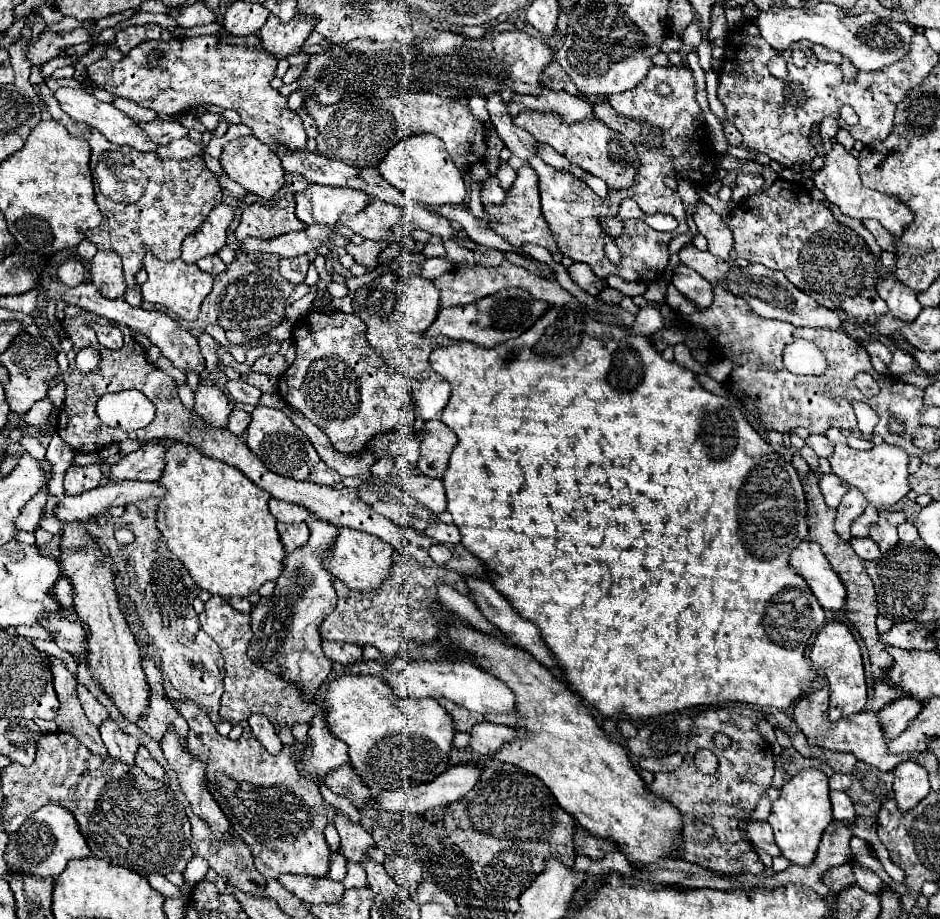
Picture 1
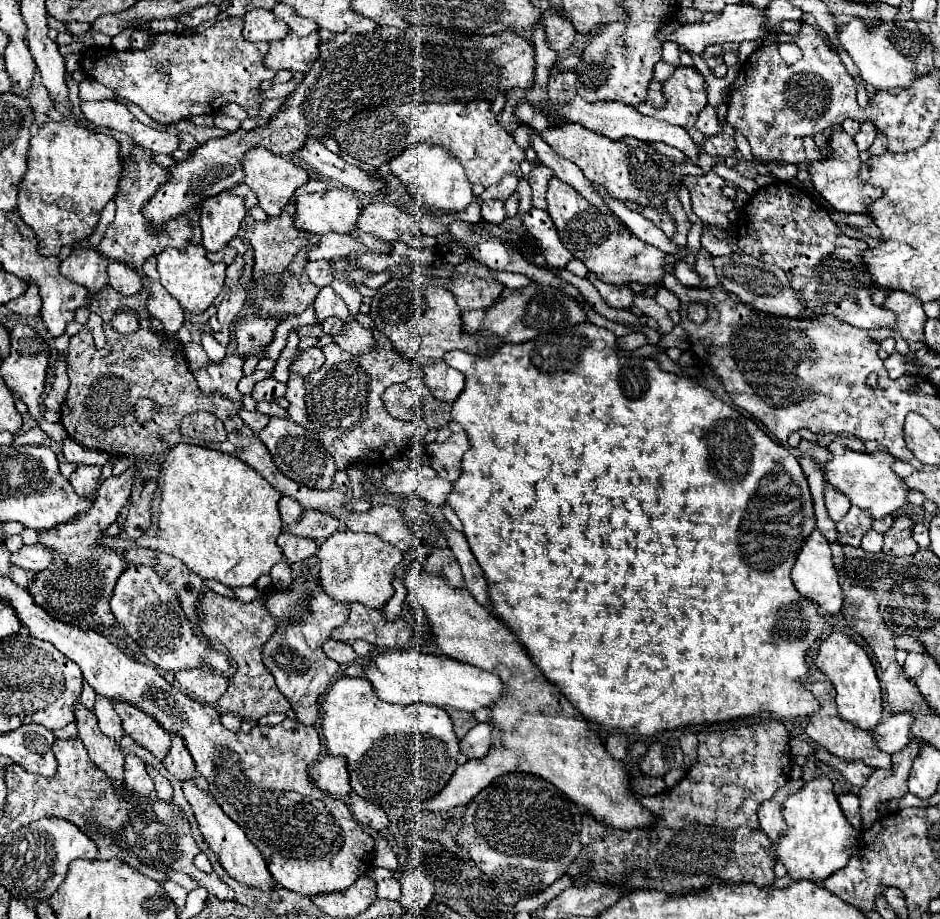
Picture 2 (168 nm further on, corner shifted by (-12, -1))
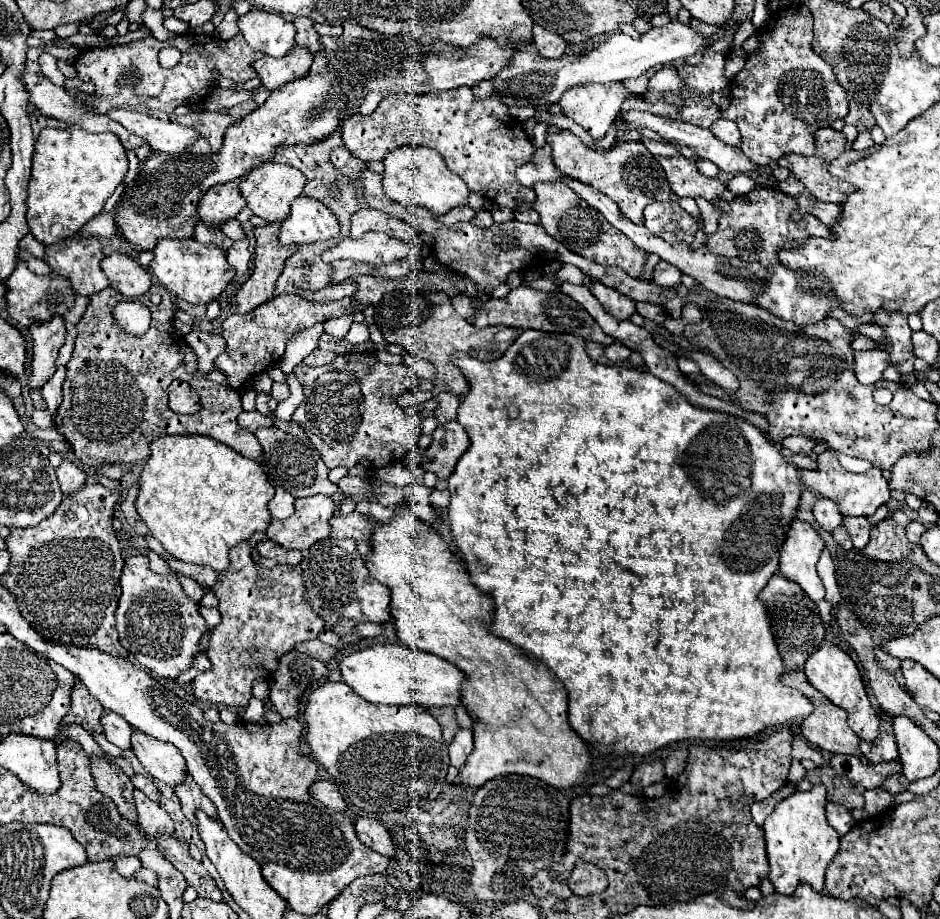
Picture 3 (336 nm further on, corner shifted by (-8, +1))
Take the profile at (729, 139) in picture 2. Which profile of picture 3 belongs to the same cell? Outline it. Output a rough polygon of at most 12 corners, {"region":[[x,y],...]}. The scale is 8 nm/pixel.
{"region":[[647,112],[615,120],[619,130],[649,128],[689,146],[721,172],[753,174],[741,148],[717,140],[711,130]]}

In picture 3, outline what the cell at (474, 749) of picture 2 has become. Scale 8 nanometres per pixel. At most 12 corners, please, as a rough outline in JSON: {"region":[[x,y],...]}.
{"region":[[459,730],[449,744],[451,766],[463,768],[473,732]]}

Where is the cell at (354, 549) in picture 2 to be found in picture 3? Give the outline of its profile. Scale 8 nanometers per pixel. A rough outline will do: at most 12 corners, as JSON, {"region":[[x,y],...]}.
{"region":[[319,540],[299,566],[325,622],[391,620],[389,588],[353,540]]}

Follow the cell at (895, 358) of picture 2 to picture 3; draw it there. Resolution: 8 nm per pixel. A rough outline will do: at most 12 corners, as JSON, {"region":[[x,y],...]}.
{"region":[[887,350],[855,352],[855,376],[875,384],[889,366]]}

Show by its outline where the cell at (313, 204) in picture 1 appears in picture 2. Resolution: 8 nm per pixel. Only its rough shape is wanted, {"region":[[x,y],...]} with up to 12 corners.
{"region":[[347,188],[297,198],[295,224],[313,234],[351,232],[361,216]]}

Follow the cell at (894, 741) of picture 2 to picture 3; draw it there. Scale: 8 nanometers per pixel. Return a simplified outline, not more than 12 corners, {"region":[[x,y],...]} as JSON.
{"region":[[881,734],[873,744],[861,742],[869,764],[899,758],[895,736]]}

